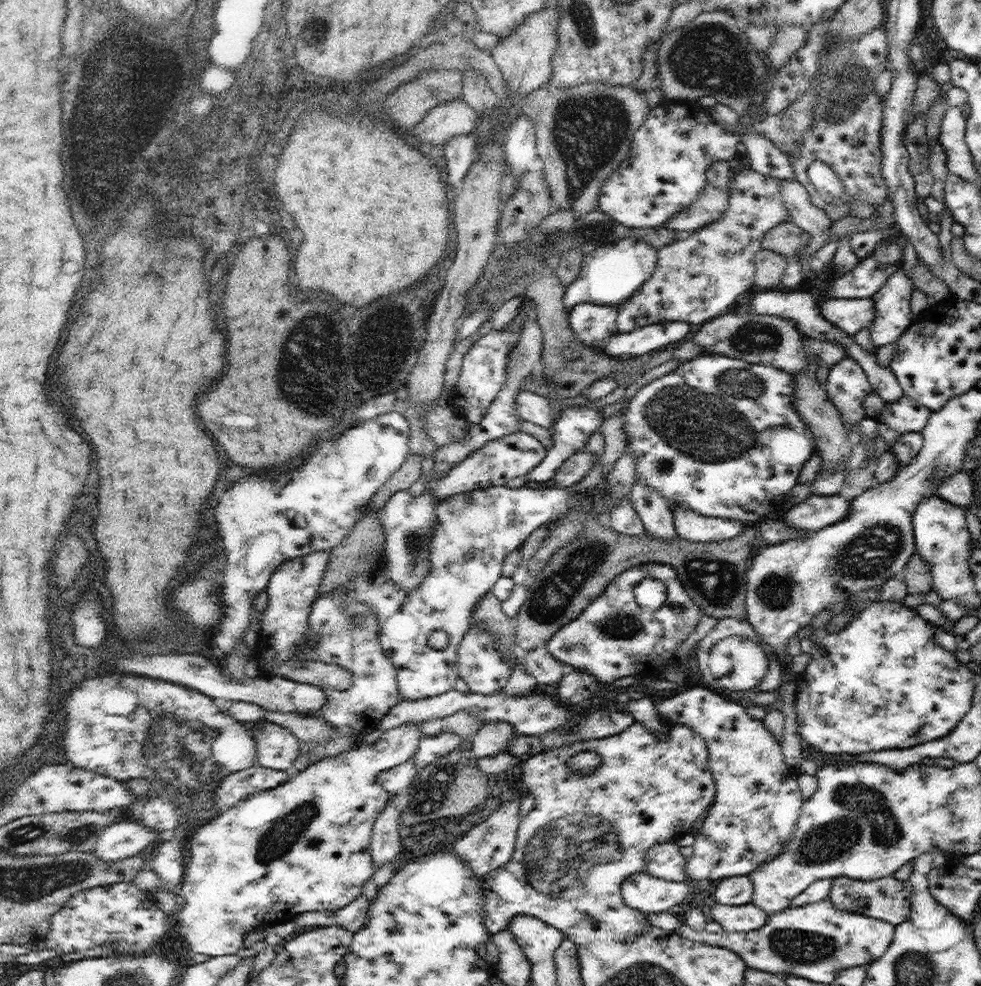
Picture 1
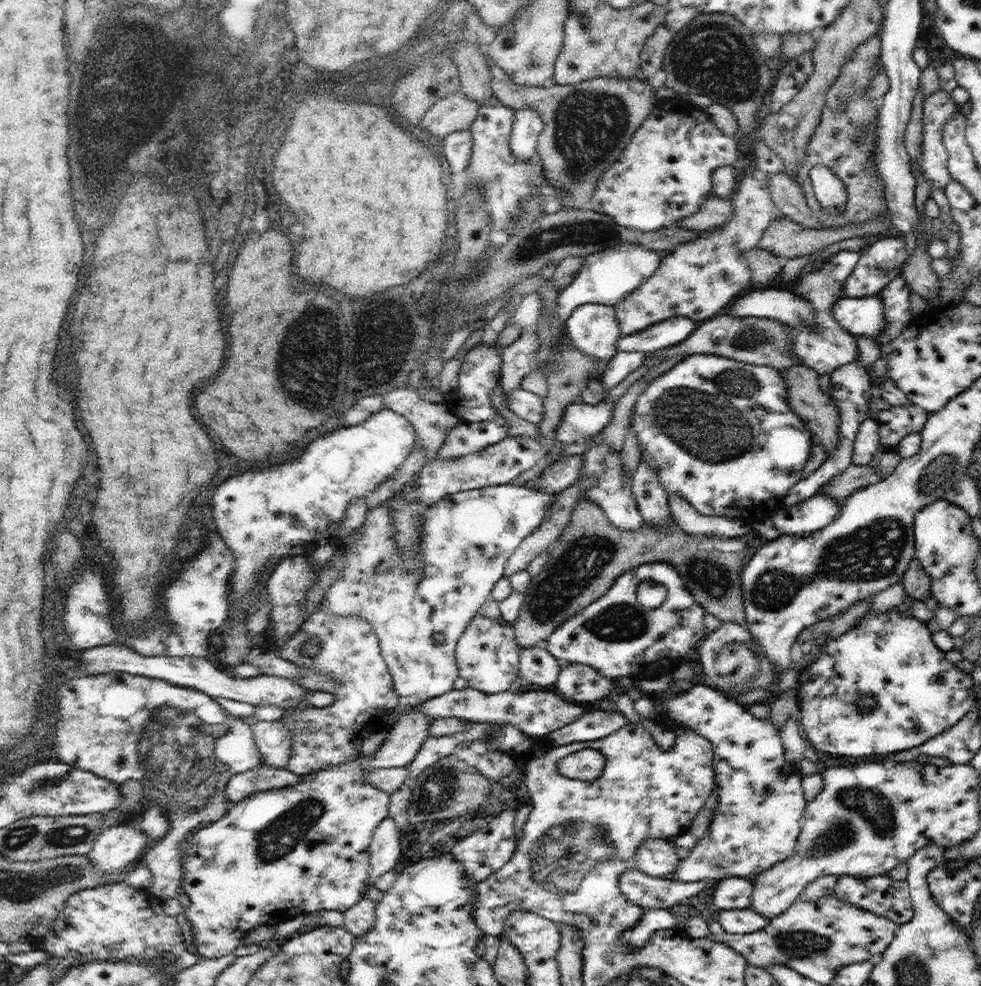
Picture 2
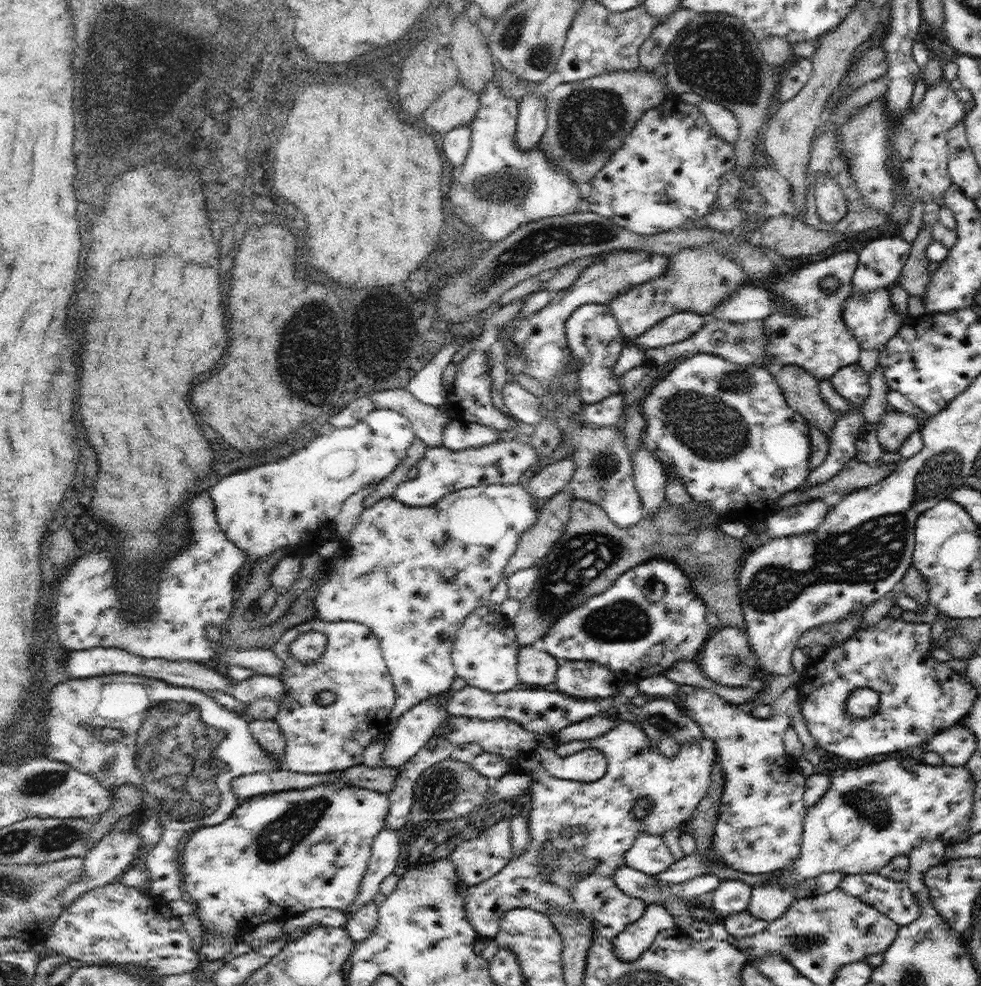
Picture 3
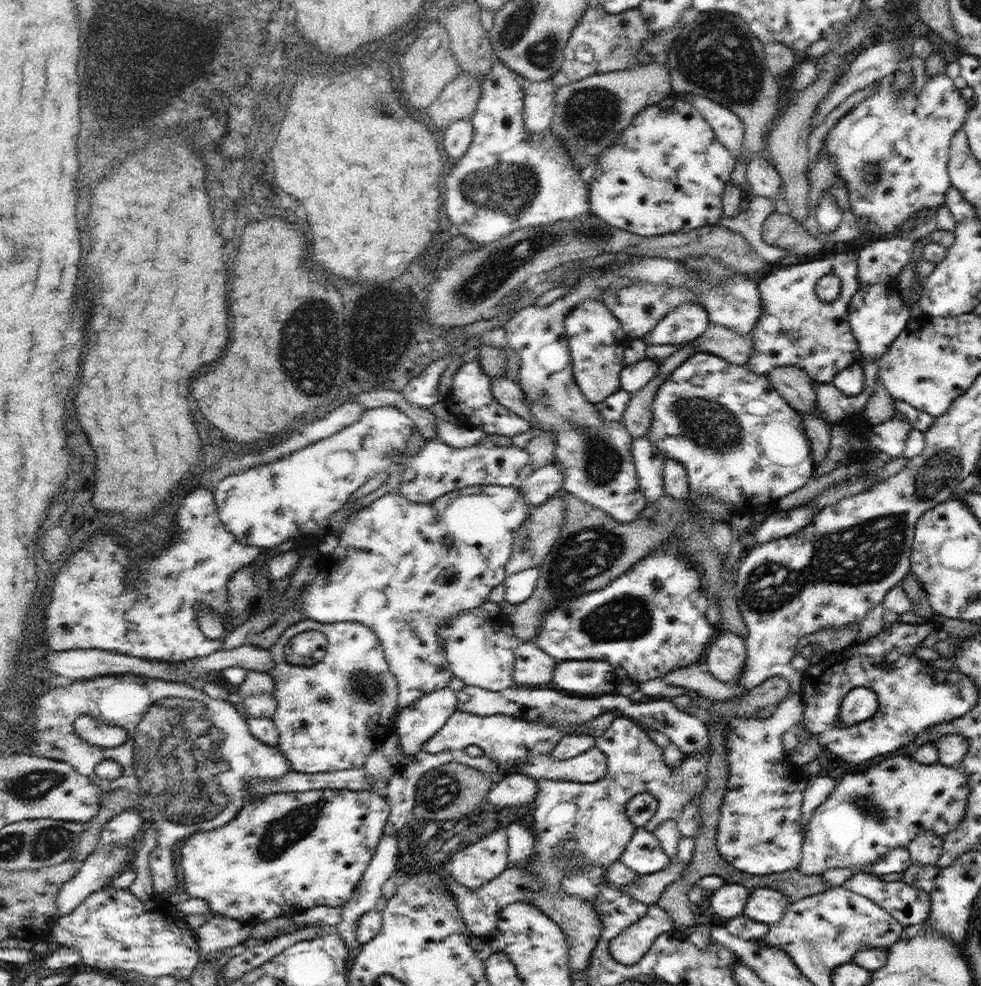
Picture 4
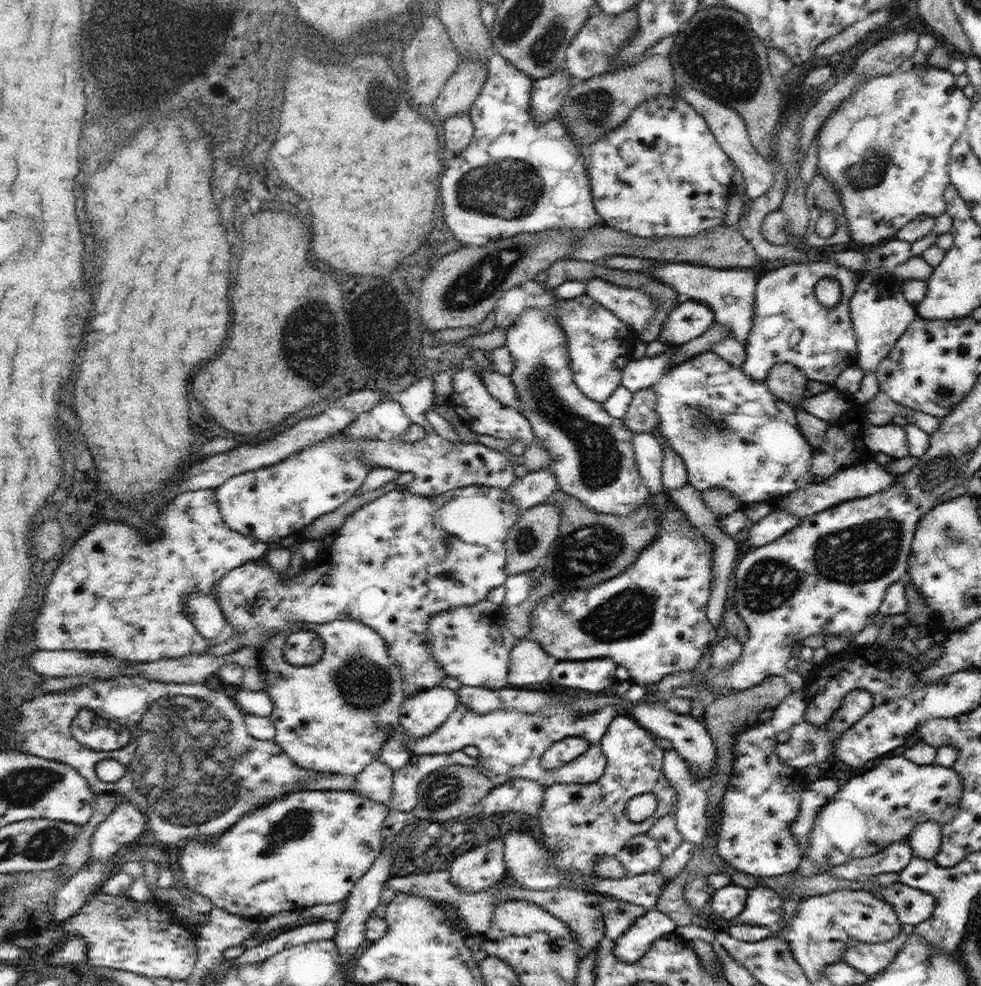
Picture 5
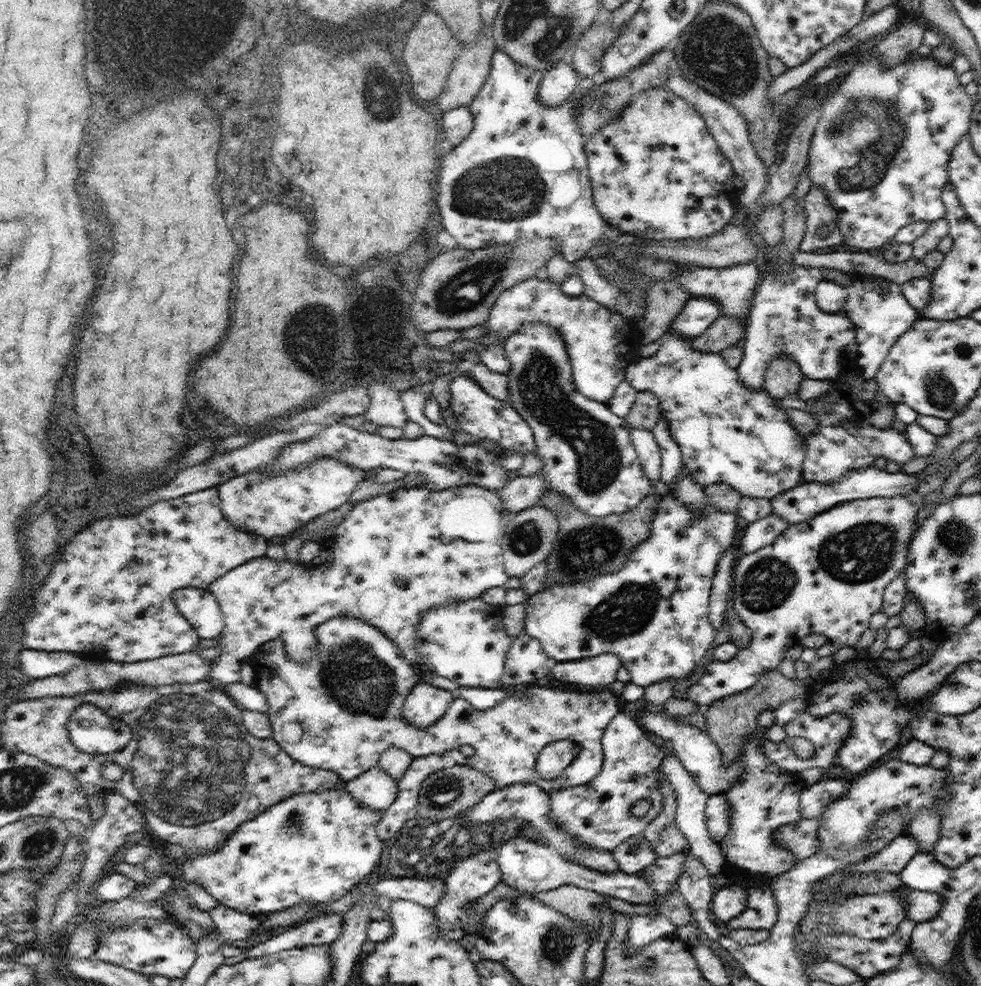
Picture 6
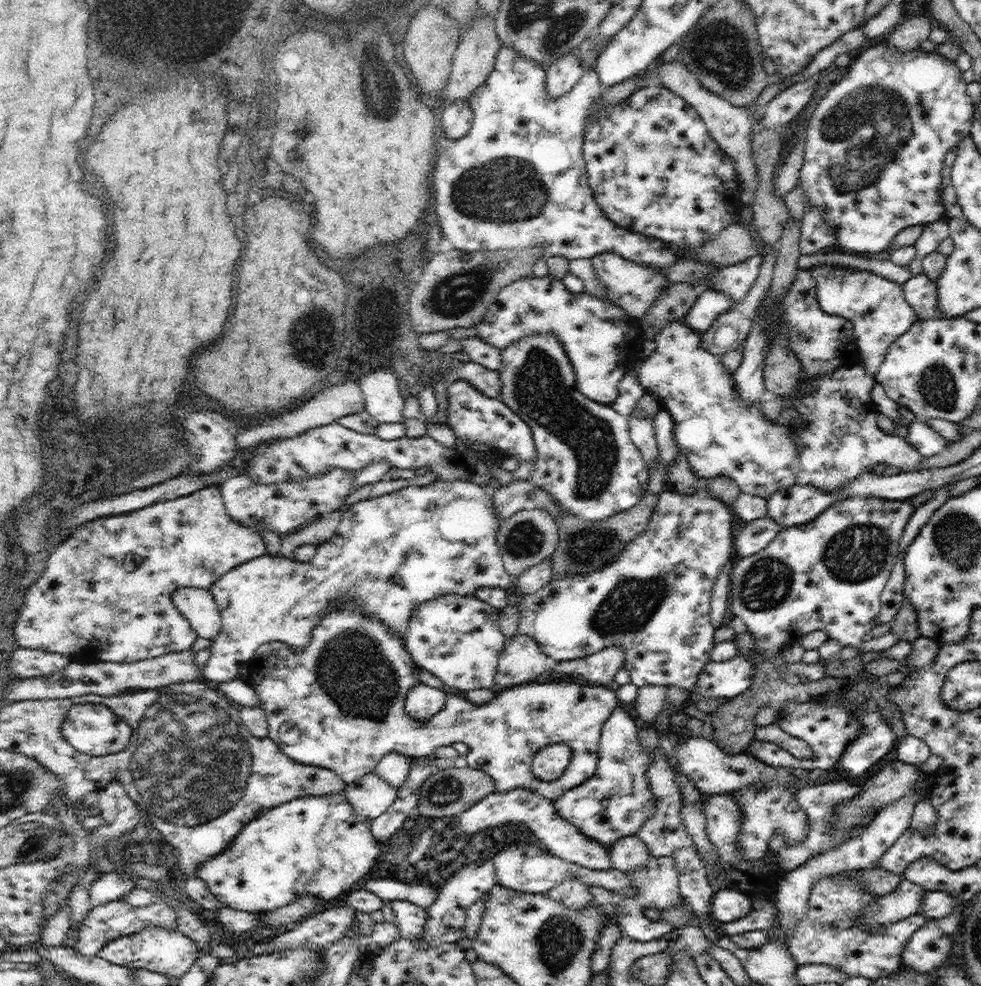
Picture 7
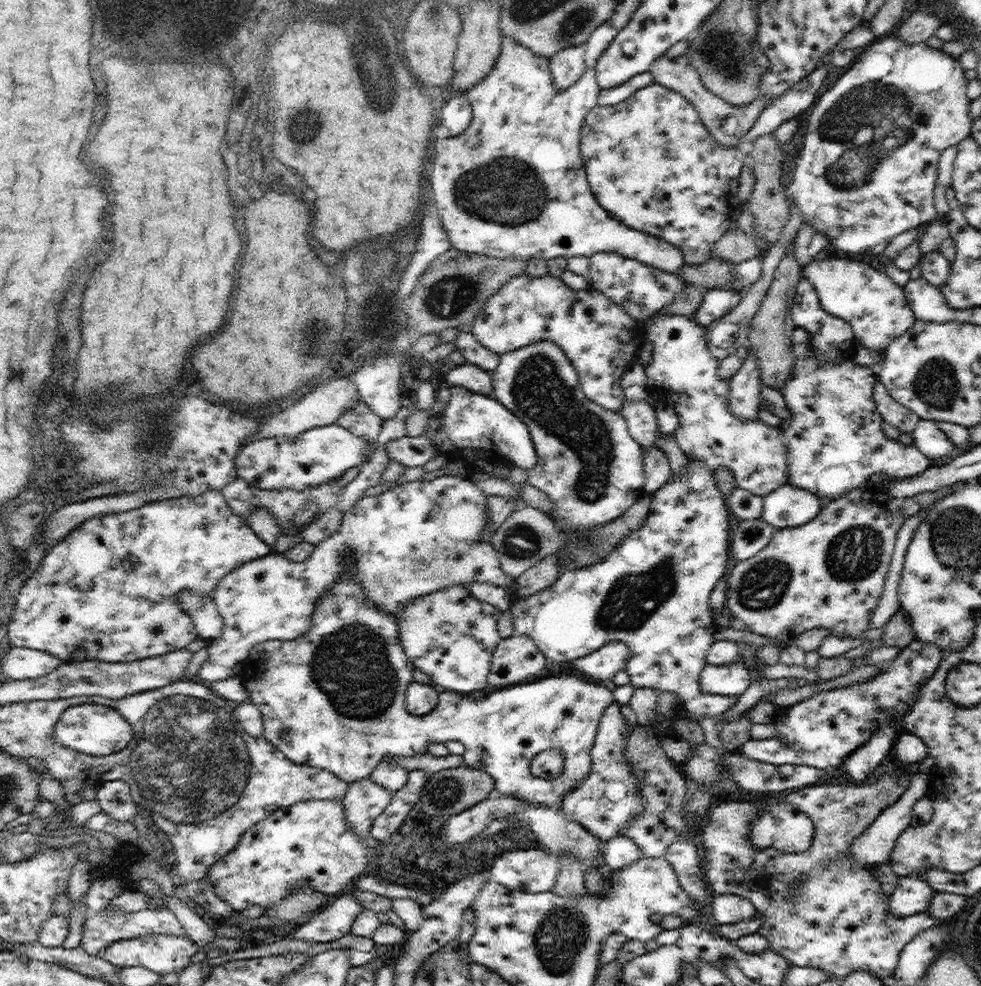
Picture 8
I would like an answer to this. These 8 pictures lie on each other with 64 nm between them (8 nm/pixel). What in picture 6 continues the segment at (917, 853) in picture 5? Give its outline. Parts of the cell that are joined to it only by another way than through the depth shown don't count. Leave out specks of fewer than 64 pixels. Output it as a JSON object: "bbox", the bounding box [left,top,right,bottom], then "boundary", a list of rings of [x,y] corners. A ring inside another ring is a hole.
{"bbox":[907,810,941,854],"boundary":[[[921,810],[917,818],[907,826],[907,832],[915,842],[919,842],[921,852],[931,854],[937,840],[939,840],[939,830],[941,830],[941,816],[935,810]]]}

